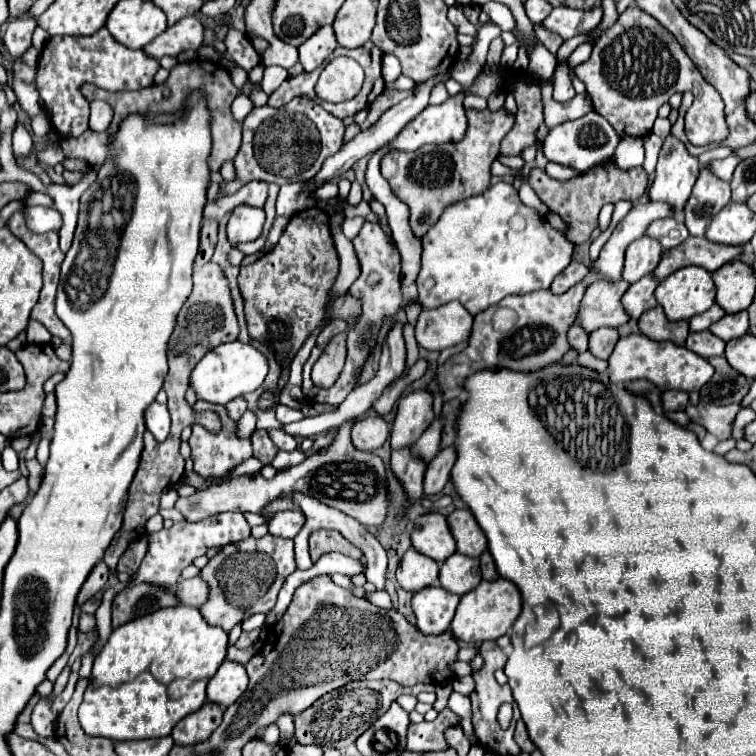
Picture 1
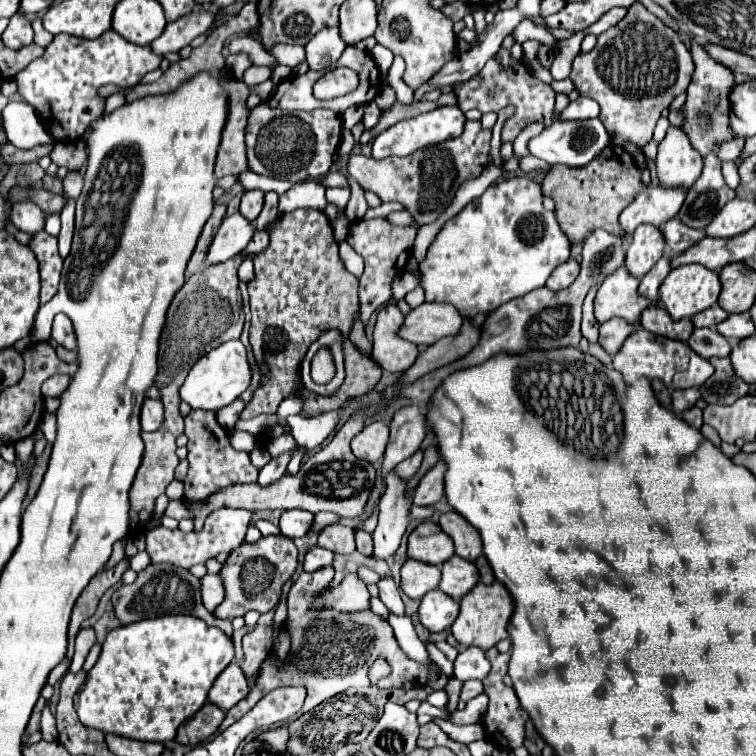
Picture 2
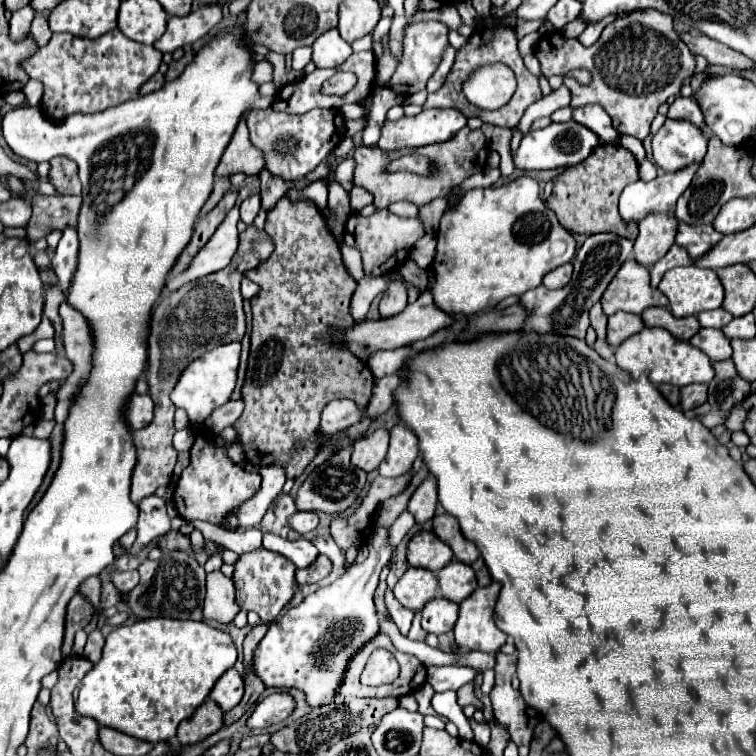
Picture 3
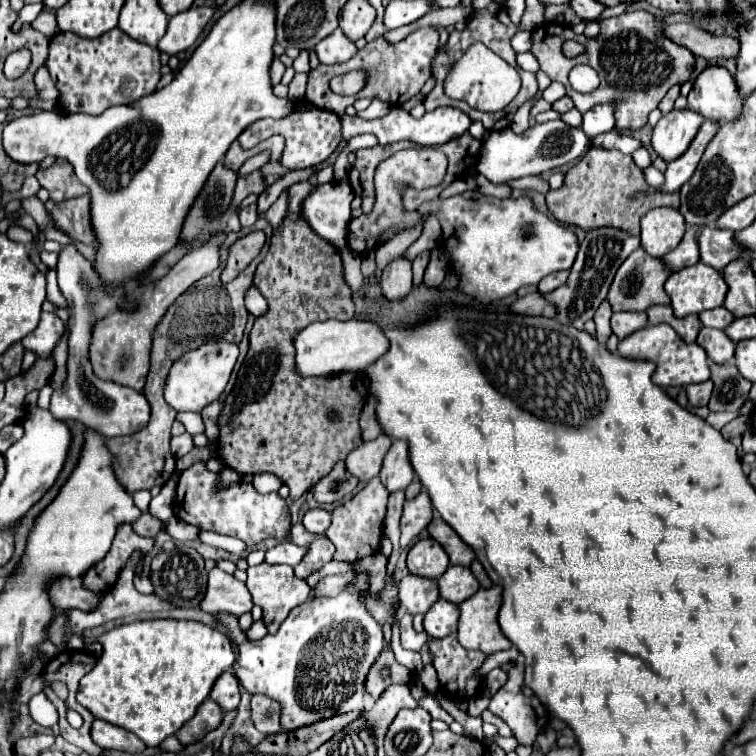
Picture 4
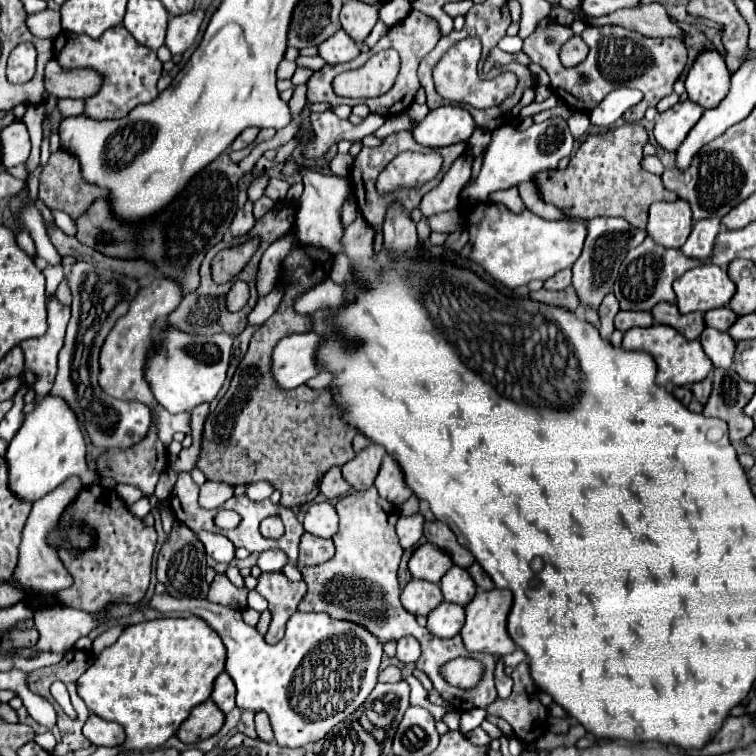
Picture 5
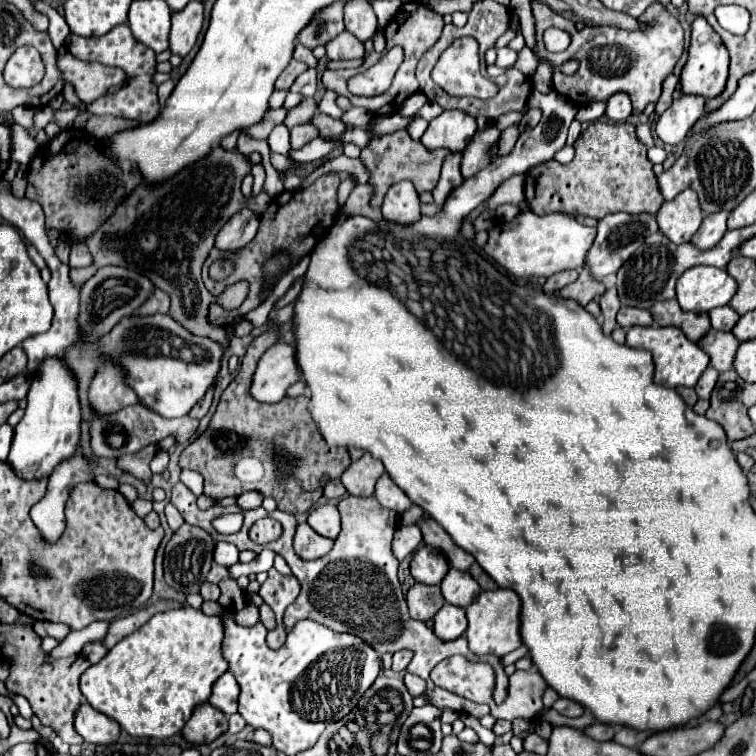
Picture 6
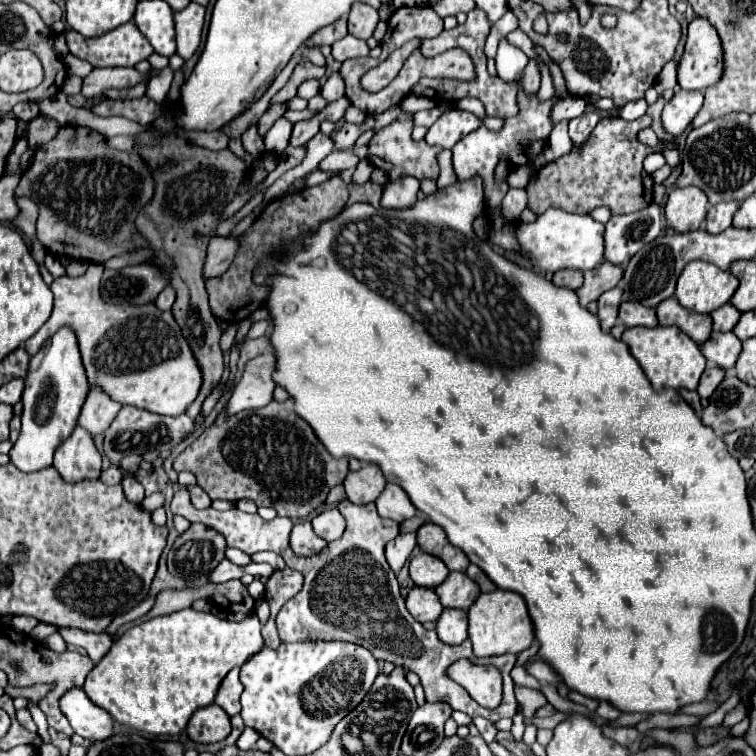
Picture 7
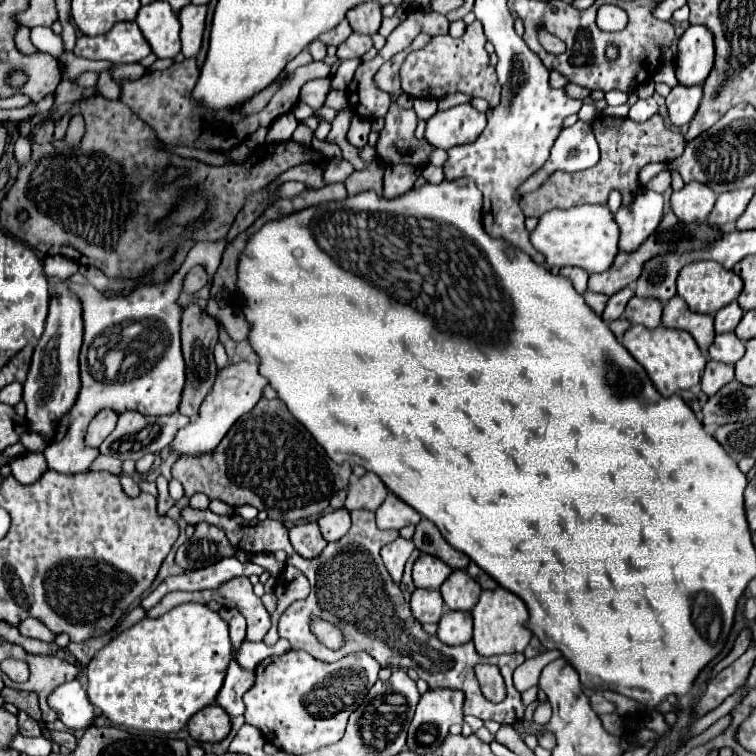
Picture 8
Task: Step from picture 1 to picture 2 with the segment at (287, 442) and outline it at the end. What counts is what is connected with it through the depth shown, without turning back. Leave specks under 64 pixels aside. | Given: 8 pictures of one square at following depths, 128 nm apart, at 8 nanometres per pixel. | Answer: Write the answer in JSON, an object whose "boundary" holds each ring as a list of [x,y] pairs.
{"boundary":[[[284,434],[284,436],[270,440],[266,448],[272,457],[276,457],[285,451],[296,449],[297,445],[296,440],[290,434]]]}

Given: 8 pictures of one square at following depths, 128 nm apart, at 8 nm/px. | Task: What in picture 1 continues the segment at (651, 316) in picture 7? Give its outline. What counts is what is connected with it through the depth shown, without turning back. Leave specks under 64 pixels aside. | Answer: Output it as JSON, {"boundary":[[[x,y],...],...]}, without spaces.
{"boundary":[[[598,328],[590,334],[588,352],[606,360],[612,354],[616,342],[618,342],[618,332],[614,328]]]}

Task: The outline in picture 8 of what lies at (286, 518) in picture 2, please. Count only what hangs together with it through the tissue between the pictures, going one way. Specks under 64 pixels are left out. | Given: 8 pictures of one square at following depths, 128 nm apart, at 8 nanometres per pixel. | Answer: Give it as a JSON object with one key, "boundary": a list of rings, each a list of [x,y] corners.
{"boundary":[[[346,508],[332,510],[318,518],[318,526],[328,542],[336,542],[350,530],[350,514]]]}

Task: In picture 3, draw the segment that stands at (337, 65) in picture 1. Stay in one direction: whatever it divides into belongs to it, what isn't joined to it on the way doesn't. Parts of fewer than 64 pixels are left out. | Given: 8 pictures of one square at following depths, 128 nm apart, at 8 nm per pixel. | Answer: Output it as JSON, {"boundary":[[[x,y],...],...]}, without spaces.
{"boundary":[[[338,72],[334,74],[332,78],[328,78],[324,84],[322,84],[322,92],[324,94],[344,94],[346,90],[350,90],[352,86],[356,84],[356,76],[352,74],[346,74],[346,72]]]}

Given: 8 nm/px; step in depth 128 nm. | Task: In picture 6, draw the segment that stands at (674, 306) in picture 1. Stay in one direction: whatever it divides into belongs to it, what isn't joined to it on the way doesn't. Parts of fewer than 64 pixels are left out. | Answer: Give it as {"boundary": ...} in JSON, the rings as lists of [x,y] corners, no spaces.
{"boundary":[[[714,266],[690,268],[678,278],[678,284],[676,284],[676,298],[680,302],[680,308],[692,310],[692,312],[708,312],[716,306],[726,306],[734,294],[736,294],[734,278],[728,276],[726,270],[714,268]]]}

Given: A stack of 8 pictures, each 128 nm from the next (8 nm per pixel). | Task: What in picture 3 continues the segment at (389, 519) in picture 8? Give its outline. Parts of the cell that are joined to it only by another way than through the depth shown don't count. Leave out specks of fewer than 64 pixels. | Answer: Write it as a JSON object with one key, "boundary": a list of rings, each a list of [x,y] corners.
{"boundary":[[[398,422],[390,430],[390,448],[378,472],[380,476],[400,476],[412,468],[416,456],[418,456],[416,434],[404,422]]]}

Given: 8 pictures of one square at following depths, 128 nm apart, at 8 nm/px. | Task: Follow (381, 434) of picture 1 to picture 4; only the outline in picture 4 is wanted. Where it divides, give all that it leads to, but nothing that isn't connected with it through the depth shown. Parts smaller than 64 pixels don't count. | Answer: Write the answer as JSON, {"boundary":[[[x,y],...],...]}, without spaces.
{"boundary":[[[380,434],[378,438],[370,440],[370,442],[362,442],[346,458],[348,472],[354,474],[362,482],[372,480],[374,476],[378,476],[378,472],[382,468],[382,460],[384,460],[386,452],[390,450],[390,444],[392,444],[392,438],[386,434]]]}

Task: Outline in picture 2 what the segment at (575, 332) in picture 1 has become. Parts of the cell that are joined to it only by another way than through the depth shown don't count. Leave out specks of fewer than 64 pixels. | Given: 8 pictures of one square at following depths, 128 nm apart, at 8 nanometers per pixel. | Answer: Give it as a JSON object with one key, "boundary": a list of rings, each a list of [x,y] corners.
{"boundary":[[[588,292],[586,300],[584,300],[584,316],[582,316],[582,328],[580,328],[582,336],[590,344],[594,344],[598,340],[598,324],[596,324],[596,318],[592,314],[592,300],[594,300],[594,296],[596,296],[596,292]]]}

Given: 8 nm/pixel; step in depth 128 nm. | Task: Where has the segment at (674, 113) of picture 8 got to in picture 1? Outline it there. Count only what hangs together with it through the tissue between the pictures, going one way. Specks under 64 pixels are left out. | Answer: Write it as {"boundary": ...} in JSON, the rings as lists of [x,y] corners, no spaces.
{"boundary":[[[668,136],[660,150],[656,178],[648,188],[648,198],[656,202],[666,202],[672,214],[678,216],[690,198],[698,172],[698,158],[690,156],[680,140]]]}

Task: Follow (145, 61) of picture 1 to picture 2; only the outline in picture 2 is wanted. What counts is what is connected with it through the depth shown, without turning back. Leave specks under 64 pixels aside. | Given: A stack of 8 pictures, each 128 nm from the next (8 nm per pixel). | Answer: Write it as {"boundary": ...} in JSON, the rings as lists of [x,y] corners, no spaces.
{"boundary":[[[108,30],[104,36],[96,40],[80,40],[76,36],[56,36],[44,50],[40,58],[36,58],[28,68],[20,70],[12,82],[18,86],[18,94],[36,108],[42,124],[50,130],[52,138],[58,142],[76,140],[88,128],[92,120],[96,120],[104,108],[104,98],[96,94],[96,88],[102,84],[116,84],[116,86],[136,86],[144,78],[144,74],[156,70],[160,66],[160,56],[150,50],[150,46],[136,46],[120,38],[116,32]]]}

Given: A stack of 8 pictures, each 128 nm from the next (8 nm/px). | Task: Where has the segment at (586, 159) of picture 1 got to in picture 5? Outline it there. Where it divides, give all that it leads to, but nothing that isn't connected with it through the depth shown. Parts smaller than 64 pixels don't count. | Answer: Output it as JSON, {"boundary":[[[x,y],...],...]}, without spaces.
{"boundary":[[[550,118],[542,124],[532,124],[528,130],[502,126],[496,132],[492,132],[492,140],[488,148],[484,150],[482,170],[480,170],[478,180],[472,182],[460,194],[460,198],[462,202],[486,202],[490,192],[518,186],[520,182],[534,180],[538,172],[554,170],[562,158],[572,154],[572,148],[574,148],[574,138],[568,130],[566,120],[562,118]]]}

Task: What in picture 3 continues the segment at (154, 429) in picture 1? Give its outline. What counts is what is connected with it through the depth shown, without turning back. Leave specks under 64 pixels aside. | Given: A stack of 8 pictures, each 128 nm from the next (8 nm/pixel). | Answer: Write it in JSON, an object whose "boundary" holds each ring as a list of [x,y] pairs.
{"boundary":[[[132,394],[128,406],[126,406],[126,420],[130,424],[130,428],[140,430],[146,428],[154,418],[154,402],[150,396],[140,396],[140,394]]]}

